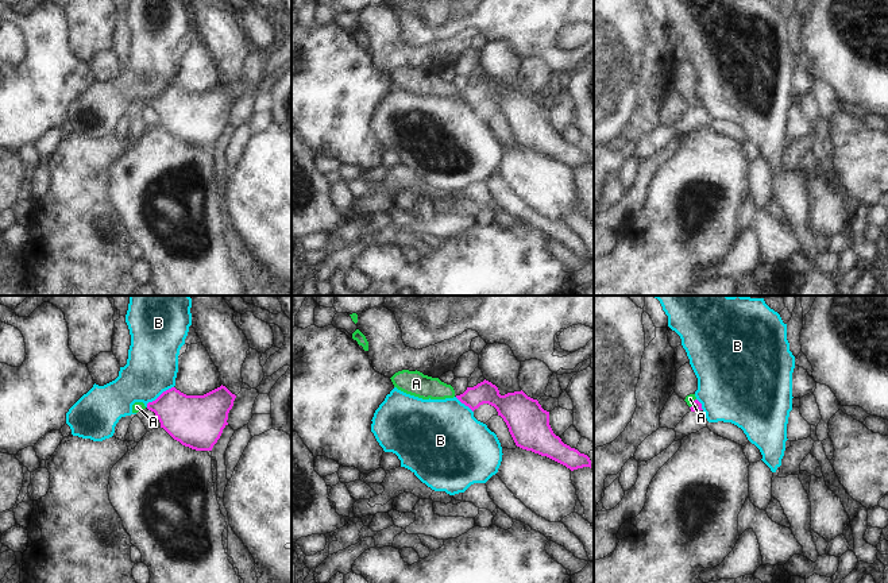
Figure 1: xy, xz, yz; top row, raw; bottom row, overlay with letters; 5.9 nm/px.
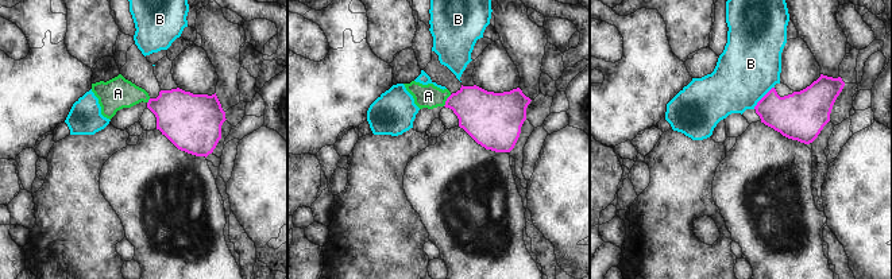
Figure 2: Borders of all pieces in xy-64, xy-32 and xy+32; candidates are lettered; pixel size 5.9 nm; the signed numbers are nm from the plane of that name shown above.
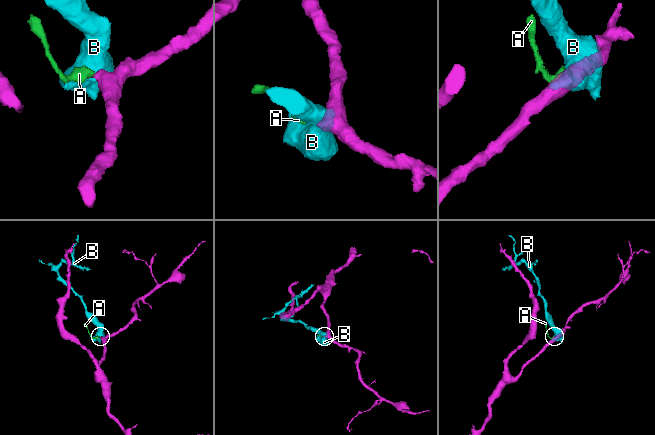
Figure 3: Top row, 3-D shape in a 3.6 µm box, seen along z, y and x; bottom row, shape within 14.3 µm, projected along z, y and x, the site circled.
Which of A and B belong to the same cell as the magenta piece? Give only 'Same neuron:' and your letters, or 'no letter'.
Same neuron: A

